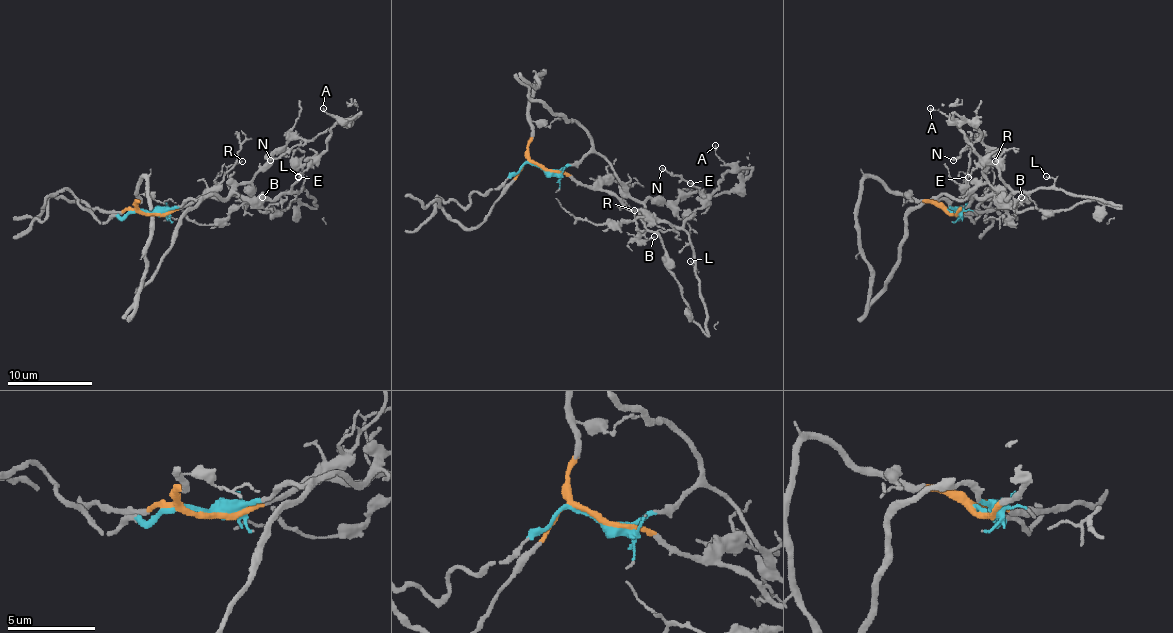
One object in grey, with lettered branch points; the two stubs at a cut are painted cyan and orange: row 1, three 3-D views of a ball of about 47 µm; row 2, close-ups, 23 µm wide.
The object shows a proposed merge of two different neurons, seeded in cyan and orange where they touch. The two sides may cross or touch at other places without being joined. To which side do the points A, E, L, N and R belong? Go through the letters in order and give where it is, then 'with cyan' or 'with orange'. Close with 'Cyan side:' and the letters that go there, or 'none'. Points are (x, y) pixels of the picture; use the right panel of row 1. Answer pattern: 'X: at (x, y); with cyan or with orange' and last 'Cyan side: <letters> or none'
A: at (930, 108); with orange
E: at (968, 177); with orange
L: at (1046, 176); with orange
N: at (953, 160); with cyan
R: at (995, 161); with orange
Cyan side: N

